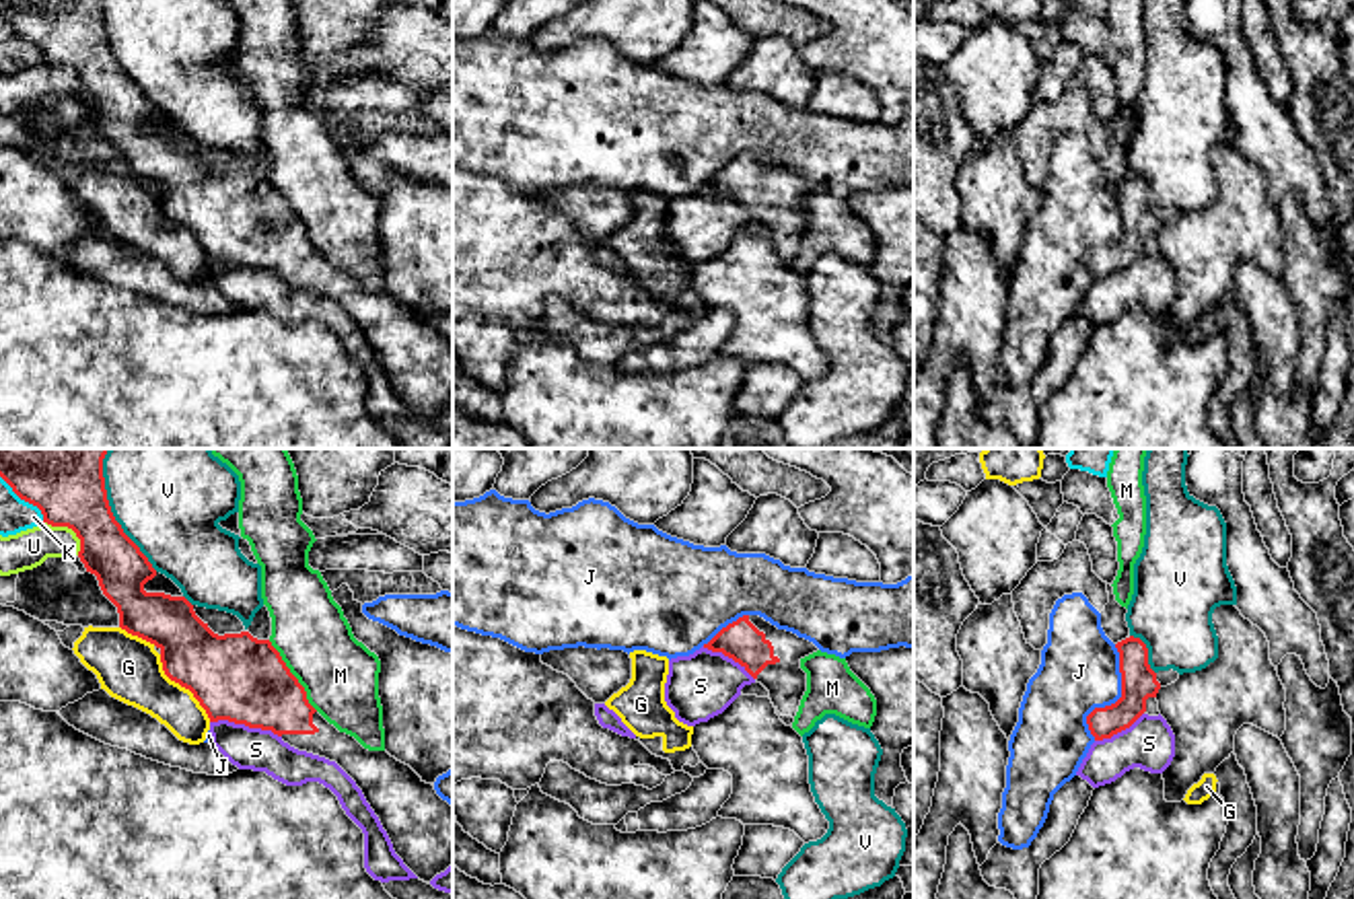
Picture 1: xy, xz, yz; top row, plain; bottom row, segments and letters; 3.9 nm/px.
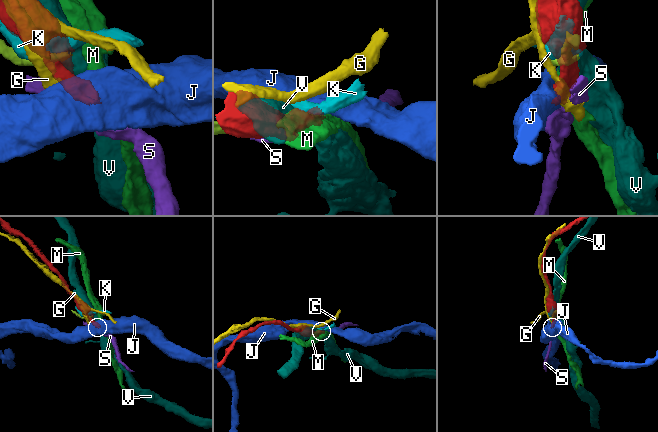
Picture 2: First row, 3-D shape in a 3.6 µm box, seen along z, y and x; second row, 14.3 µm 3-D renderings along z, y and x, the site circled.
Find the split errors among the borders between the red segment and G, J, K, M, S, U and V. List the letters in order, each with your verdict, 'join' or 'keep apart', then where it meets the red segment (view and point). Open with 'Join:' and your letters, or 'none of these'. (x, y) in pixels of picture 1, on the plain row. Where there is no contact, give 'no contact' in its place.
Join: none of these
G: keep apart; contact xy (184, 225)
J: keep apart; contact yz (1120, 237)
K: keep apart; contact xy (25, 40)
M: keep apart; contact xy (293, 214)
S: keep apart; contact xy (245, 264)
U: keep apart; contact xy (70, 66)
V: keep apart; contact xy (114, 56)

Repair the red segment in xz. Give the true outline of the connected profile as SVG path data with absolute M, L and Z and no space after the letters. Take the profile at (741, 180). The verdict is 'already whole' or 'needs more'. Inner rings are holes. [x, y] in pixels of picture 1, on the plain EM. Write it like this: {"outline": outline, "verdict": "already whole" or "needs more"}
{"outline": "M743 154L722 167L704 187L722 191L739 202L770 230L782 255L796 255L807 230L807 212L800 200L819 187L792 171L778 169L759 154Z", "verdict": "needs more"}

